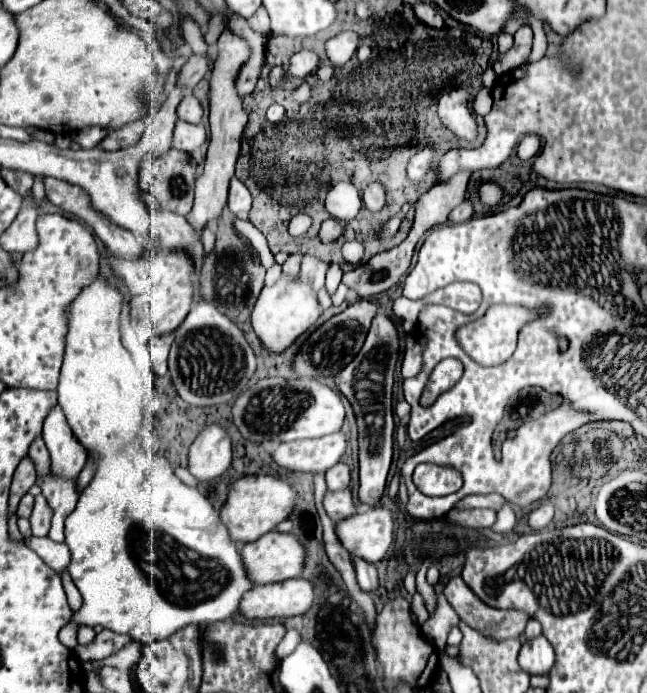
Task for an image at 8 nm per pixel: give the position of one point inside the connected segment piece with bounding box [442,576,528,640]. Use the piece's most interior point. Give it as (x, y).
(497, 624)

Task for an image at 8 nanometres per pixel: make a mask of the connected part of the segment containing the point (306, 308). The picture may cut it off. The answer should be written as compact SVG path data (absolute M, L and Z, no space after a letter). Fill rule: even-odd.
M282 276L274 286L264 288L258 296L258 302L252 310L252 328L256 336L260 338L262 346L270 354L282 354L286 348L290 348L298 336L302 336L322 314L322 308L316 300L316 292L310 288L310 284L302 278L288 278Z

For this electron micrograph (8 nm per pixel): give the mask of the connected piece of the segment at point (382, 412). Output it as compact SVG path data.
M378 314L372 322L368 338L356 358L340 370L340 376L334 378L338 390L348 398L354 408L358 424L358 460L360 460L360 488L358 500L366 506L380 502L386 476L392 462L392 444L394 444L394 420L392 420L392 386L394 370L398 362L398 330L392 318Z

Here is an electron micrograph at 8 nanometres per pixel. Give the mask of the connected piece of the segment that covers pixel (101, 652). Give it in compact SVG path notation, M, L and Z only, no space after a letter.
M104 630L100 634L96 634L96 638L92 640L92 644L88 646L76 646L74 648L74 654L82 660L82 662L88 662L88 660L104 660L108 656L118 652L120 648L131 641L128 635L116 634L112 630Z

